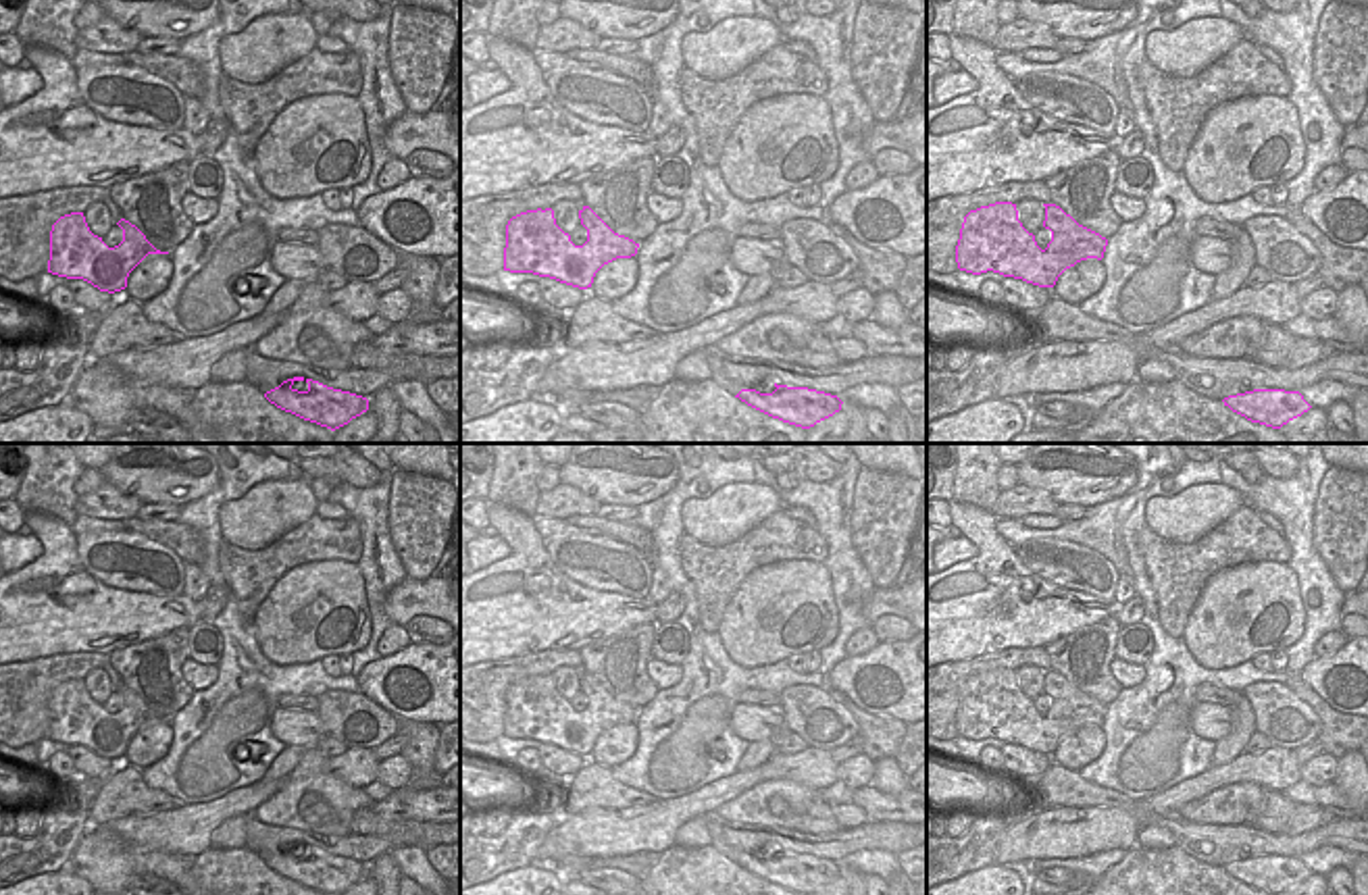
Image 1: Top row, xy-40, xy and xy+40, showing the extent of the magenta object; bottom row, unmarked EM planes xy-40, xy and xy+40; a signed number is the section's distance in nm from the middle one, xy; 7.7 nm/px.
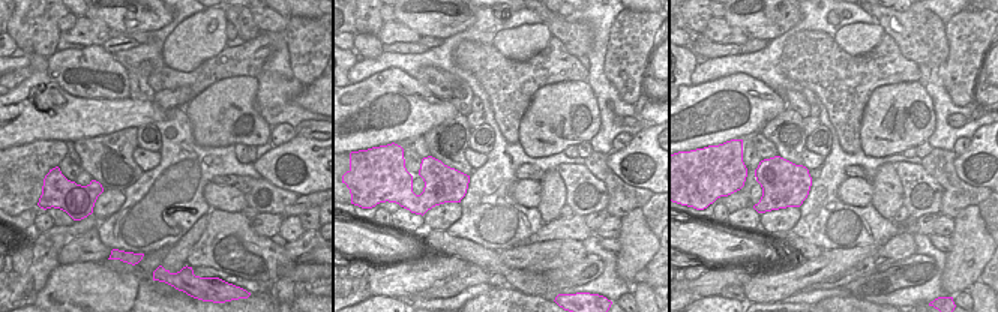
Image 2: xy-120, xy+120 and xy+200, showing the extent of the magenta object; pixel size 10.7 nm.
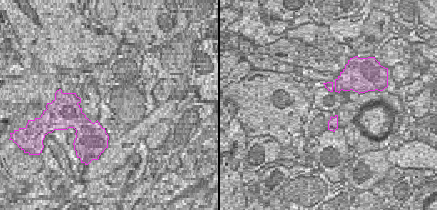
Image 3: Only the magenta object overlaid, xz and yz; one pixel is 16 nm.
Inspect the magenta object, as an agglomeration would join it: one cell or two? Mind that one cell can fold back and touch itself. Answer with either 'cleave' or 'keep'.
keep

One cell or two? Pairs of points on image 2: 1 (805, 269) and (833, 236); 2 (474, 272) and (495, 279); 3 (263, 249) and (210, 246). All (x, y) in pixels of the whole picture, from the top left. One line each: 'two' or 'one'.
1: two
2: two
3: one

